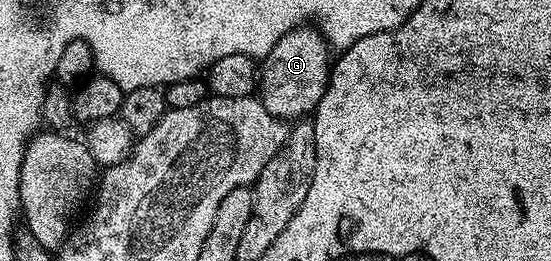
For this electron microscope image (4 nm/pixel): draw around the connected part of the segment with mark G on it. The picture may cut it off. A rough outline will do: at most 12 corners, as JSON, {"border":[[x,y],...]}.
{"border":[[312,25],[279,37],[257,97],[286,121],[315,111],[331,48]]}

